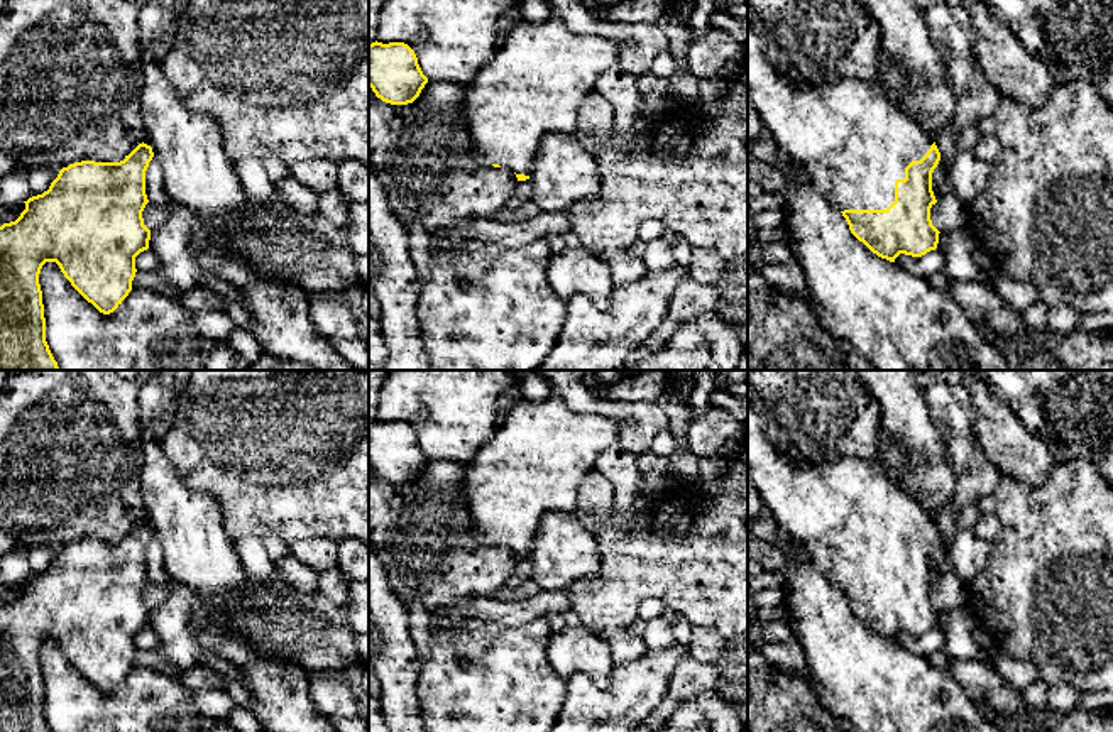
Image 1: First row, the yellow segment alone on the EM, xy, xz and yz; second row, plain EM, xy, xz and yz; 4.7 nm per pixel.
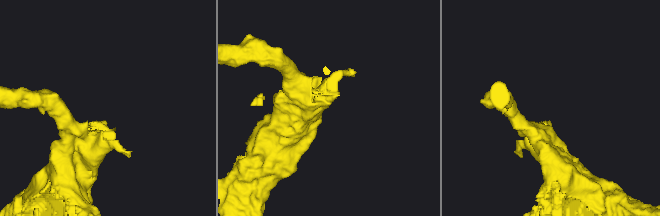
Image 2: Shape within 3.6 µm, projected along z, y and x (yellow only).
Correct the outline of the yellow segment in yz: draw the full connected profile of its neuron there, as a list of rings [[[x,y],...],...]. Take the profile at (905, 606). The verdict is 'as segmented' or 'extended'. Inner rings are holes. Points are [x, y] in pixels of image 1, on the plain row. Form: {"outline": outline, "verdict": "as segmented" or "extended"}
{"outline": [[[751,389],[748,391],[748,470],[778,526],[805,549],[809,561],[842,592],[851,612],[873,632],[895,641],[900,632],[922,636],[937,627],[940,610],[932,604],[930,587],[937,582],[932,551],[940,531],[920,504],[888,475],[858,456],[810,463],[783,455],[766,438],[765,401]]], "verdict": "extended"}

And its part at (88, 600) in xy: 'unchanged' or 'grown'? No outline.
unchanged

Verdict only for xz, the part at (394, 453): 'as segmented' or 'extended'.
as segmented

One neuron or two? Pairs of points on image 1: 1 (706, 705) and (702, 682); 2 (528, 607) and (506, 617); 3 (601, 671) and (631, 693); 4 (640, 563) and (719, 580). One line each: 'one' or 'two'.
1: two
2: one
3: two
4: one

